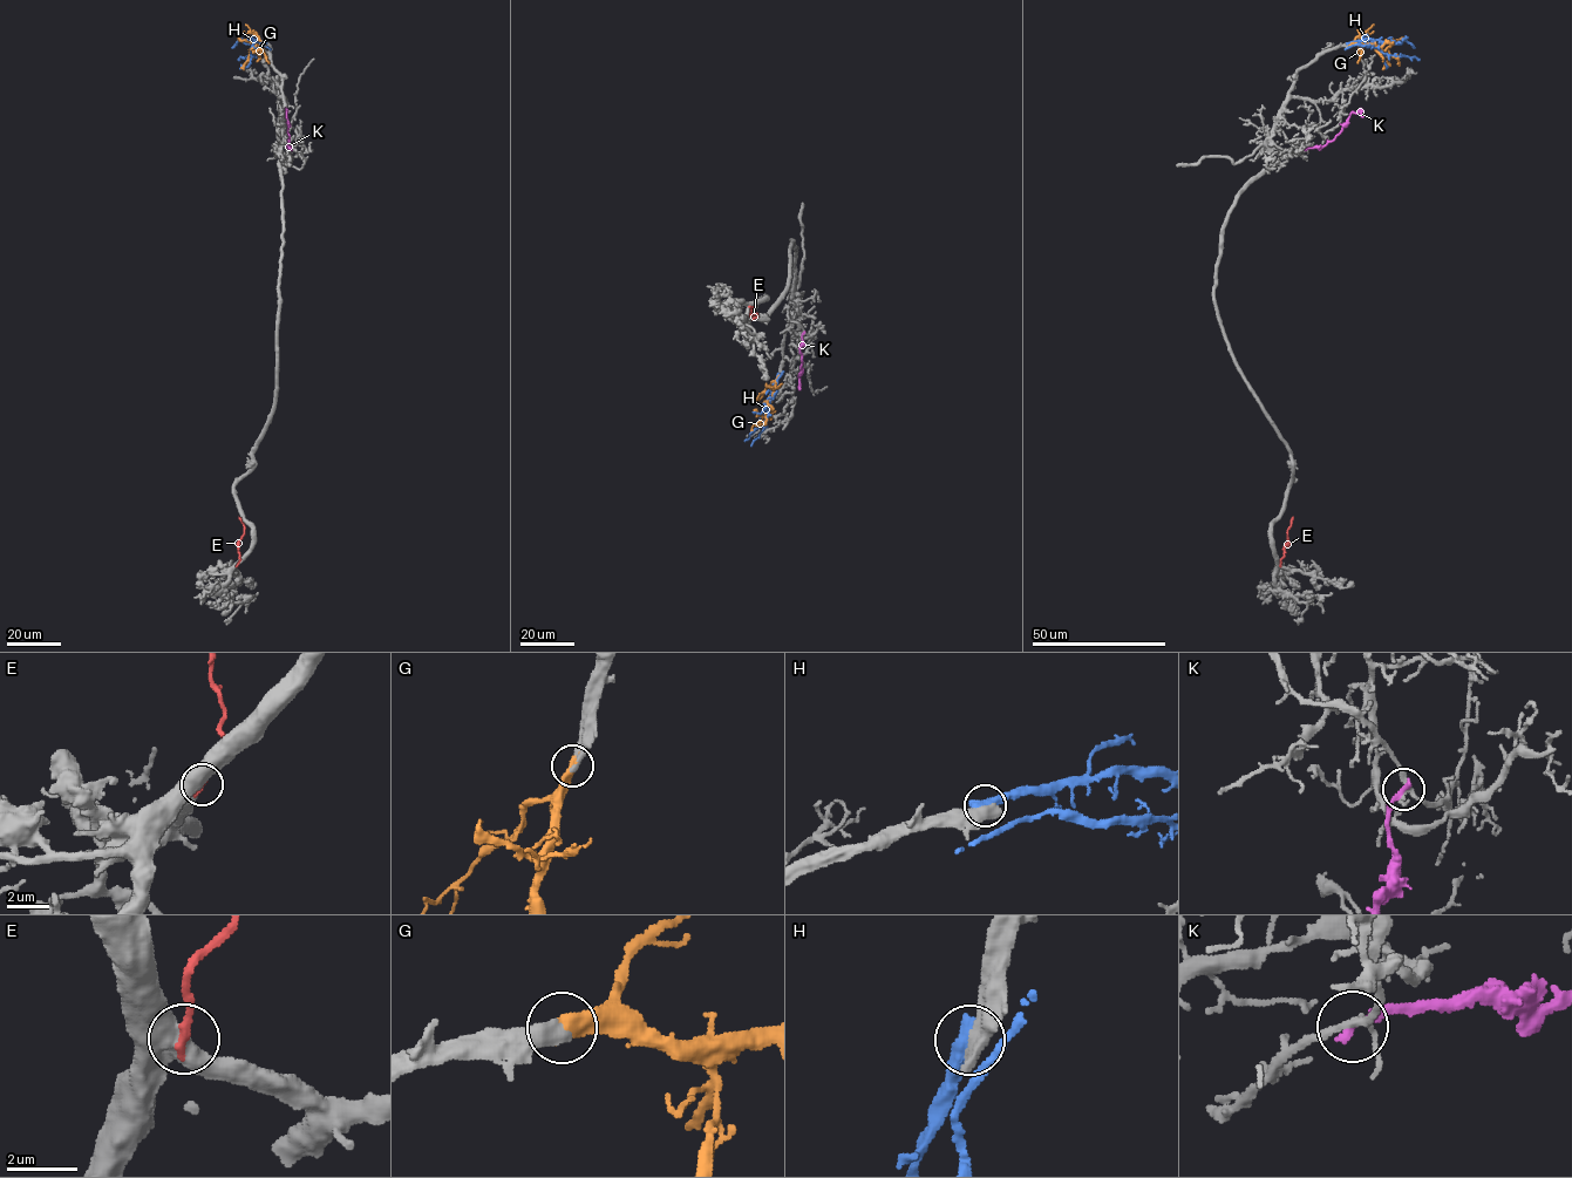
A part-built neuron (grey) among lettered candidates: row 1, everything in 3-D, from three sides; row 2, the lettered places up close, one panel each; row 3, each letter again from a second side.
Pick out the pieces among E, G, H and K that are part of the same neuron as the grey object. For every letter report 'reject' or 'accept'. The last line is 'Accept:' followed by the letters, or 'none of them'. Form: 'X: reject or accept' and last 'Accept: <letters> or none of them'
E: reject
G: accept
H: reject
K: reject
Accept: G

